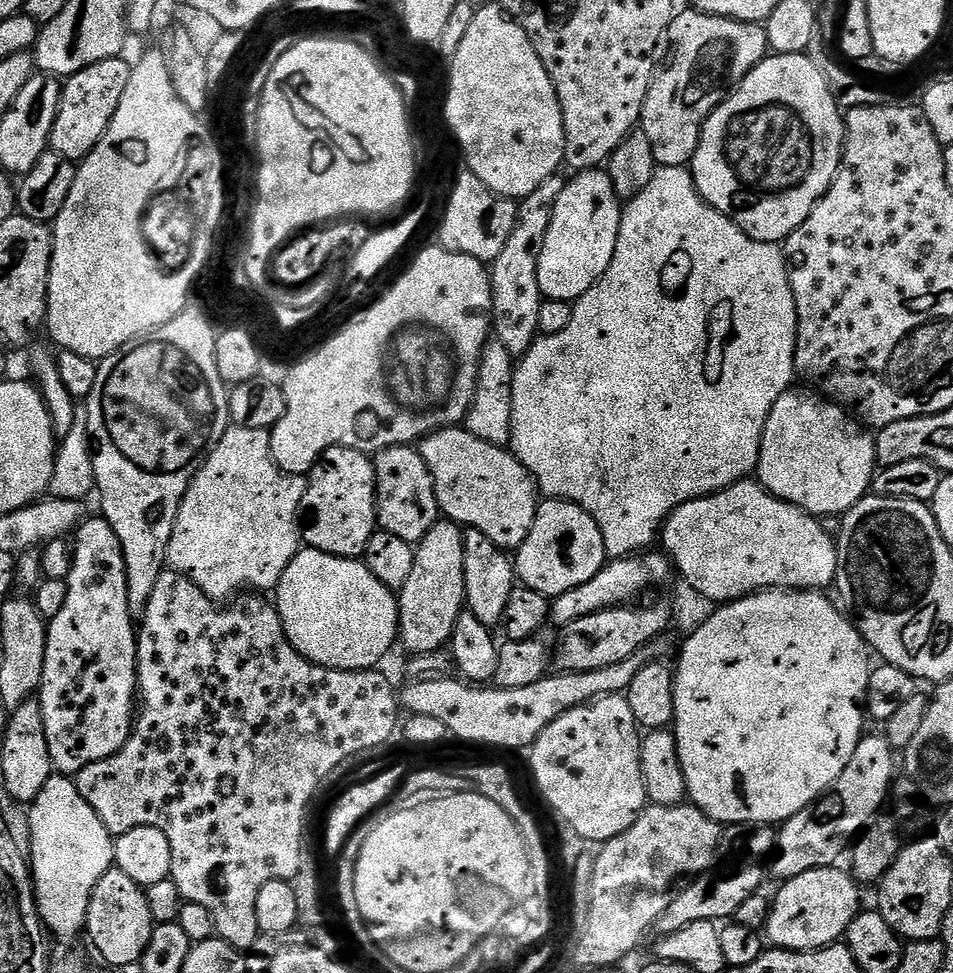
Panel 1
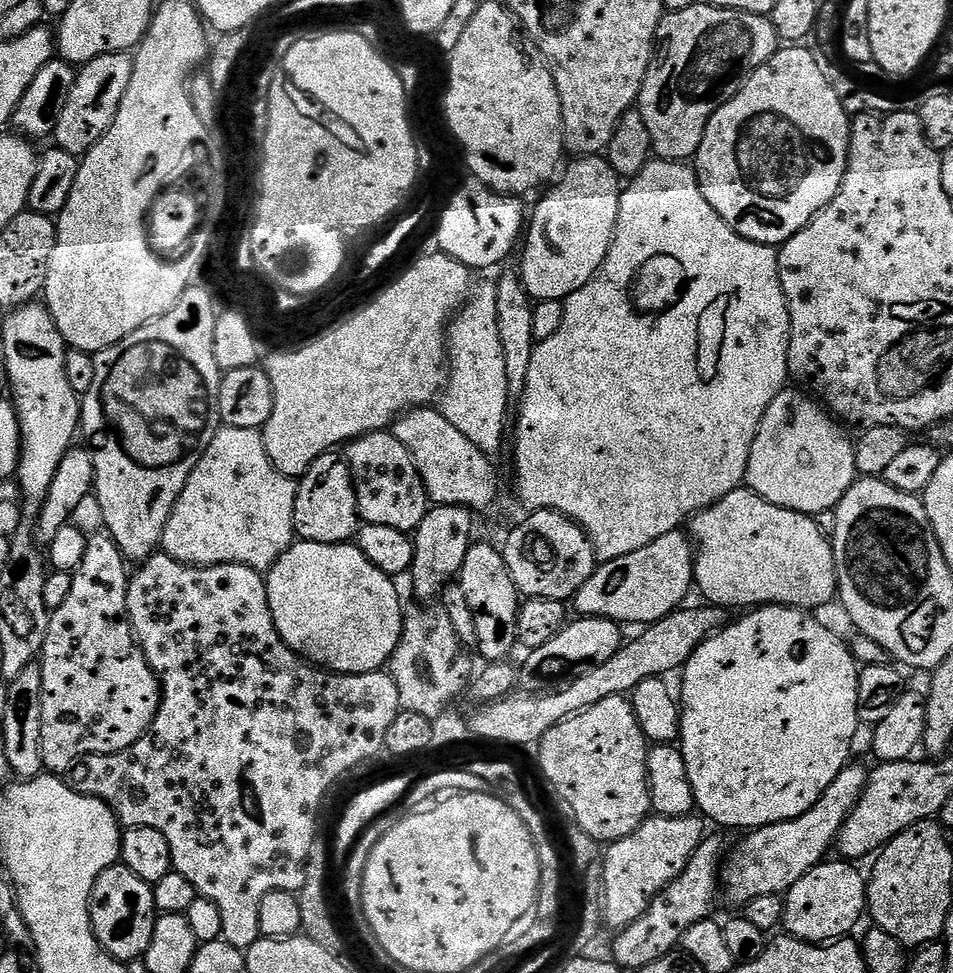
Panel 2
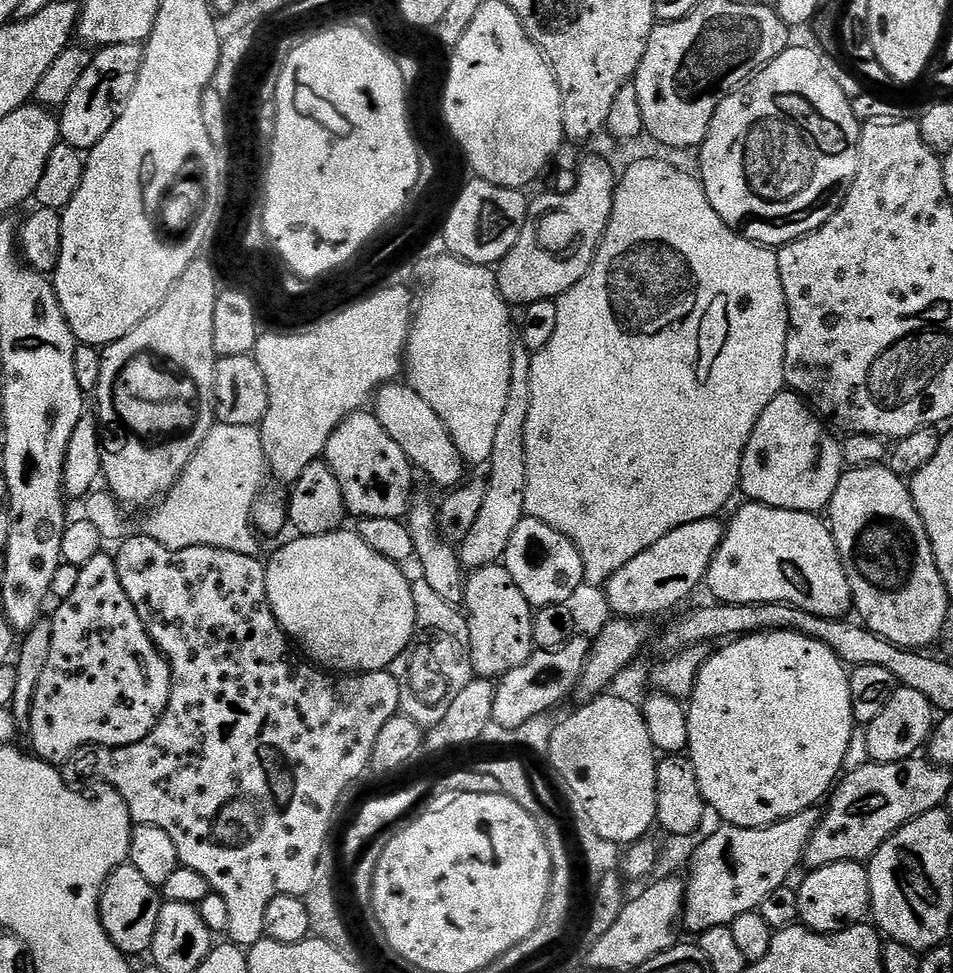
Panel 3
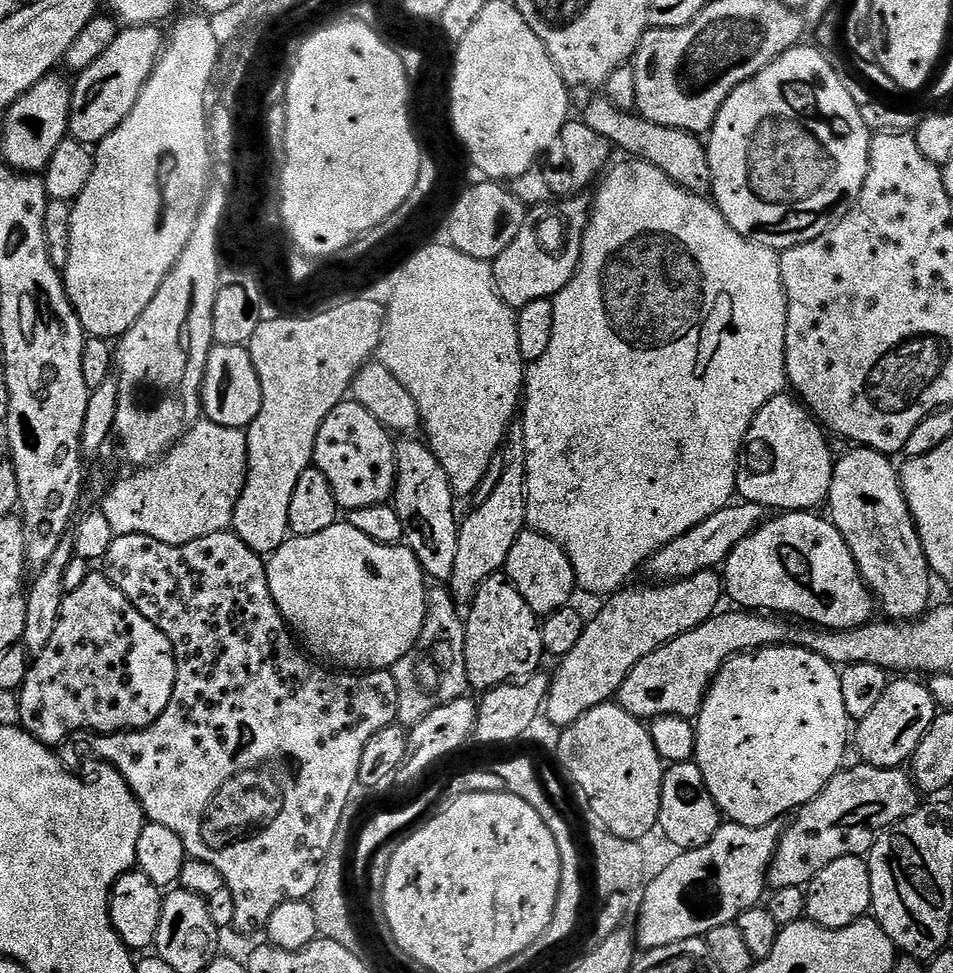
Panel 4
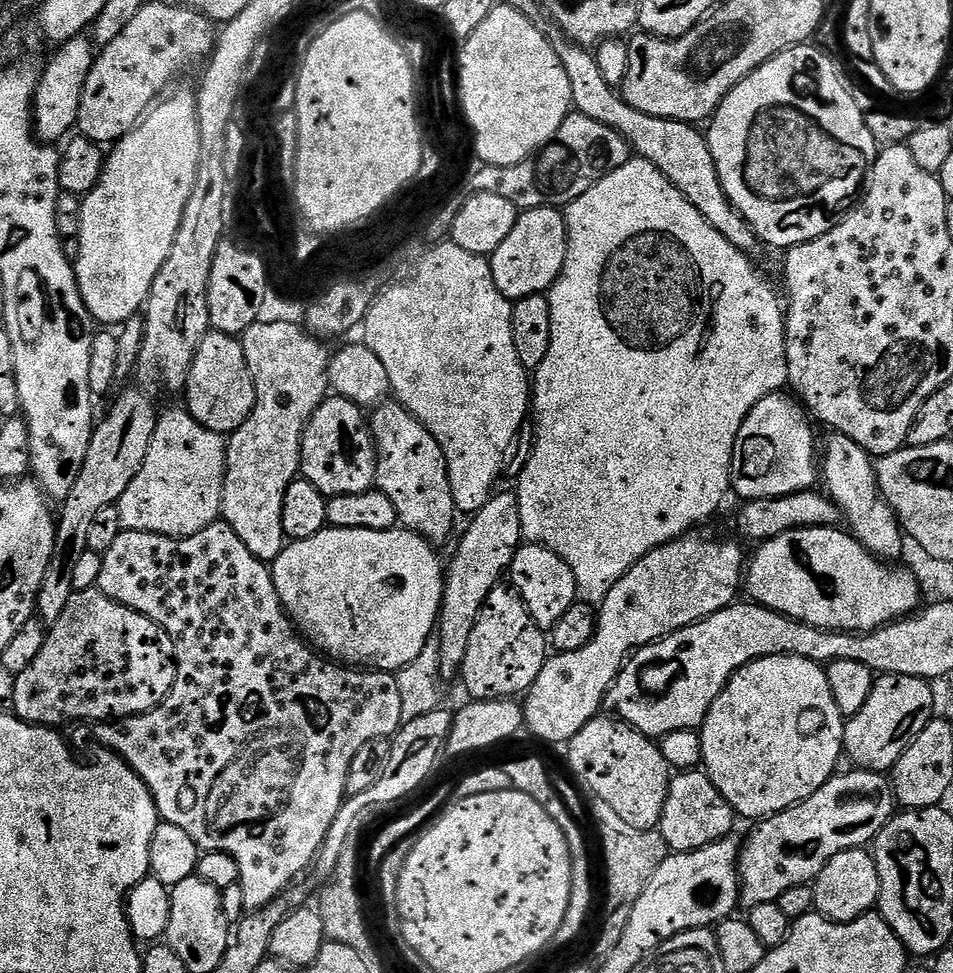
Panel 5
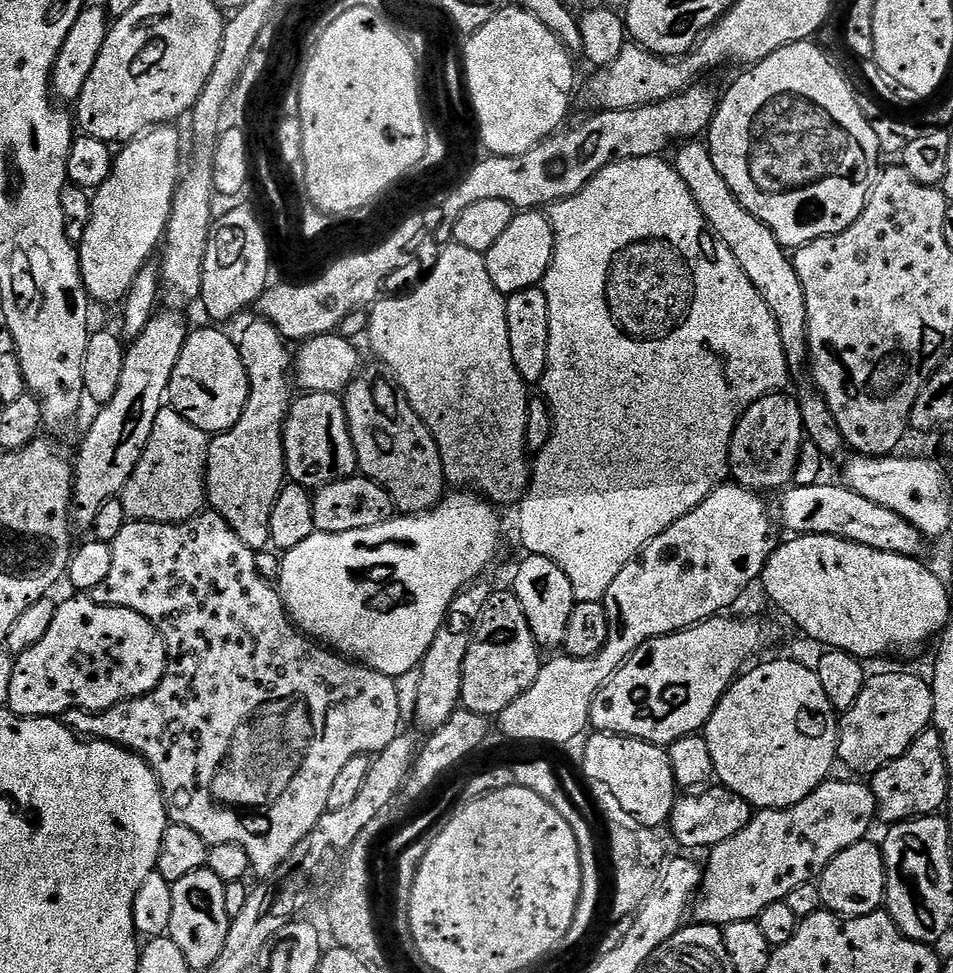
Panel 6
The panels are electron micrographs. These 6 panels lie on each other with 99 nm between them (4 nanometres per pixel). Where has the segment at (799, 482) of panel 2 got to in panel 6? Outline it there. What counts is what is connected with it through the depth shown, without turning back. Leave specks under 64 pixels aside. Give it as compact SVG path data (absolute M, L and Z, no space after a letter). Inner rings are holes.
M778 391L754 402L734 430L728 466L731 479L744 488L783 490L793 483L792 475L800 464L800 447L806 444L806 437L799 399L784 395L788 394Z

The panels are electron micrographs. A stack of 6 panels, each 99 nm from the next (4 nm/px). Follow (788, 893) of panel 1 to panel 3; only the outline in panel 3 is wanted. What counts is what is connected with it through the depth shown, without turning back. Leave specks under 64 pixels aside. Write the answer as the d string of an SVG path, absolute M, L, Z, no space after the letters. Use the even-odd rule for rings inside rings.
M847 860L813 868L798 884L799 923L812 932L841 932L861 923L869 915L872 899L868 869L863 863Z

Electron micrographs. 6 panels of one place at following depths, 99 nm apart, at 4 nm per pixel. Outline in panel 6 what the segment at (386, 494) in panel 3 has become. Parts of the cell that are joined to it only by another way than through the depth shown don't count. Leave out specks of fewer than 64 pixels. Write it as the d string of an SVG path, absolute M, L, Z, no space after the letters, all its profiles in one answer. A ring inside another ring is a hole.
M304 392L297 395L292 402L292 409L288 412L288 417L284 423L284 471L287 479L293 484L301 484L303 488L315 490L318 488L325 488L327 484L332 483L333 480L345 480L351 476L357 475L358 469L356 467L356 451L354 450L354 442L350 438L350 430L348 429L348 419L346 418L346 410L344 409L344 401L335 392Z

